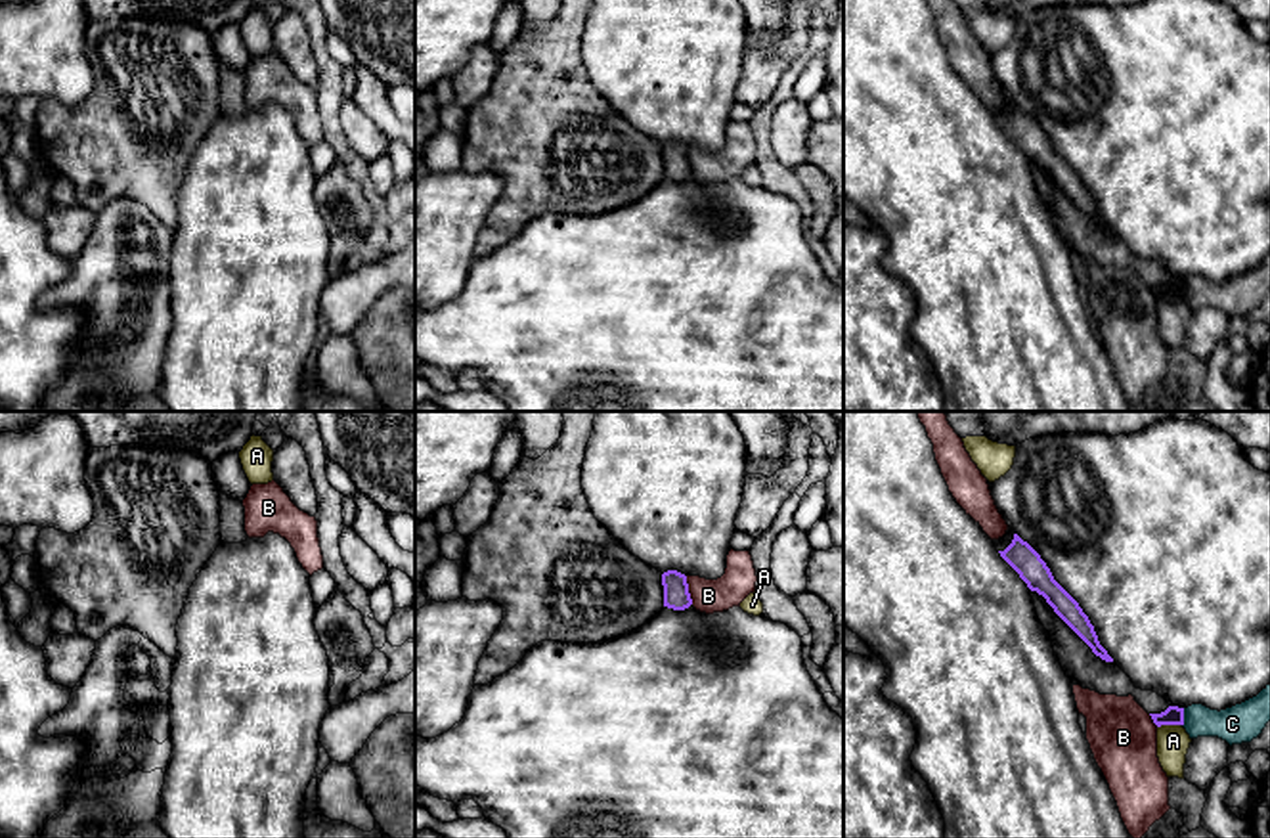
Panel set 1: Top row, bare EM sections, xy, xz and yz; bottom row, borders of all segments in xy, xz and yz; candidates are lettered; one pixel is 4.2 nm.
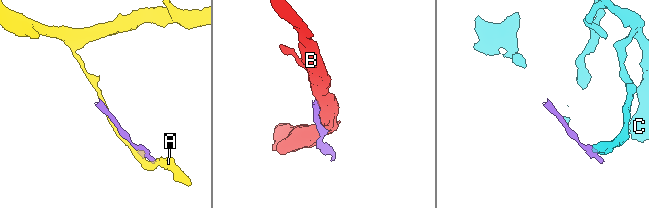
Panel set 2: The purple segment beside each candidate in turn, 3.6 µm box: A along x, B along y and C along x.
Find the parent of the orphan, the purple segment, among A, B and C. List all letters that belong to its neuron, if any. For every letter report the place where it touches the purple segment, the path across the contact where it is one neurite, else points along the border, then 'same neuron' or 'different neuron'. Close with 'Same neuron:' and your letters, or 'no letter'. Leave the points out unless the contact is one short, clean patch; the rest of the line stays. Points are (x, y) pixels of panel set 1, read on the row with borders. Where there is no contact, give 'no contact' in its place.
A: contact yz (1169, 724); border yz (1181, 724), (1161, 724), (1158, 727); different neuron
B: contact xz (687, 590); different neuron
C: contact yz (1182, 718); border yz (1184, 708), (1182, 726); different neuron
Same neuron: no letter

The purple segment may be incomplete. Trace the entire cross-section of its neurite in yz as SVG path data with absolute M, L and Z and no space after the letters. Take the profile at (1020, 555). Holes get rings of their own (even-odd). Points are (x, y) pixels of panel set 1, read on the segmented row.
M1010 526L1006 534L993 540L1000 557L1019 574L1031 591L1046 599L1054 612L1092 649L1096 656L1113 662L1100 645L1094 626L1079 603L1054 580L1040 555L1023 541Z

